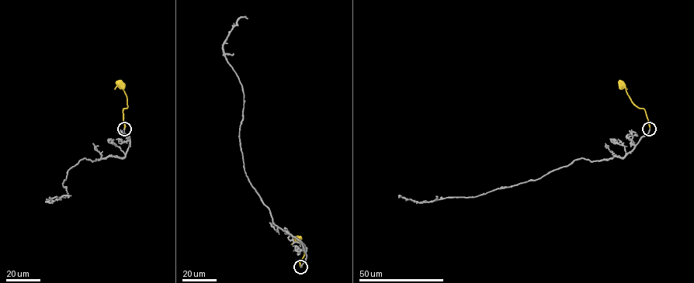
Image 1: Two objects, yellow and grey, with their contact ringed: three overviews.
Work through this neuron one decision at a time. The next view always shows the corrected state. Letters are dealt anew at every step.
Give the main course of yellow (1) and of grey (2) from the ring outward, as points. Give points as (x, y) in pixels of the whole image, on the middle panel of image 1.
1: (300, 267), (300, 262), (304, 252), (298, 239)
2: (300, 267), (303, 243), (274, 223), (244, 170), (243, 88), (223, 47), (237, 21), (248, 18)

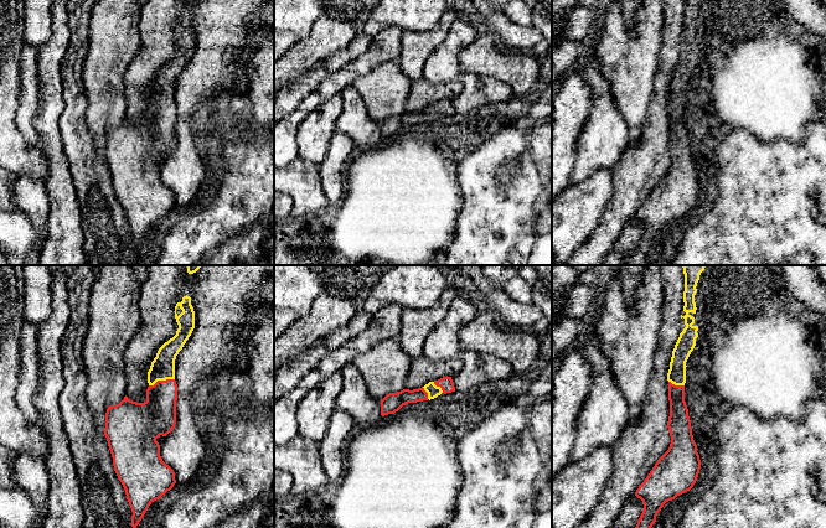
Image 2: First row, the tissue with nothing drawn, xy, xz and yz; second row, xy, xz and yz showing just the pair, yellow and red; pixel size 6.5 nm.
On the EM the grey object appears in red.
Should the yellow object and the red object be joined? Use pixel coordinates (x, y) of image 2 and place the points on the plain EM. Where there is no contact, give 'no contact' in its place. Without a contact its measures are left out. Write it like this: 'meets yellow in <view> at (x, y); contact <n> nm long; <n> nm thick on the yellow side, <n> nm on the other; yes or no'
meets yellow in xy at (161, 102); contact 180 nm long; 160 nm thick on the yellow side, 240 nm on the other; yes

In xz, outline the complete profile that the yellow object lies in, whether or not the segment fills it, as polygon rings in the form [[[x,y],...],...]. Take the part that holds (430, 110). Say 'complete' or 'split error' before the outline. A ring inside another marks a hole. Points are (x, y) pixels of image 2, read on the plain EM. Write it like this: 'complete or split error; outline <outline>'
split error; outline [[[443,99],[435,104],[429,104],[418,112],[403,112],[397,115],[389,115],[381,123],[381,138],[394,136],[403,128],[408,125],[417,125],[423,123],[430,123],[440,118],[442,115],[455,114],[455,109],[451,99]]]

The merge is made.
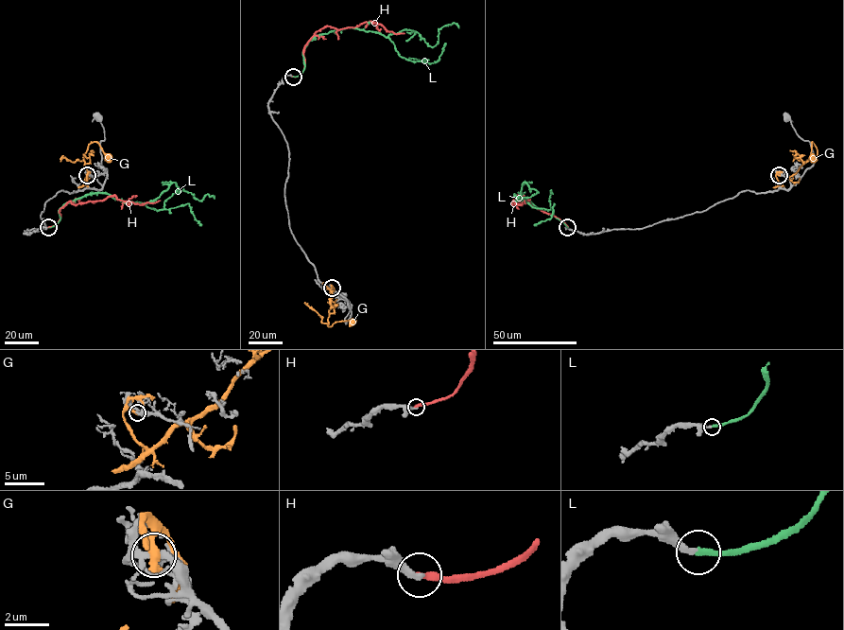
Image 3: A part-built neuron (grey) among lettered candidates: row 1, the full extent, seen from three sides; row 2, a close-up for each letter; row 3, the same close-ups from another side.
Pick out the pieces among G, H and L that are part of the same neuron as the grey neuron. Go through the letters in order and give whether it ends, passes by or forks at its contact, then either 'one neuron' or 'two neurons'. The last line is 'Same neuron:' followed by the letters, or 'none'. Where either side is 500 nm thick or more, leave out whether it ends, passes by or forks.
G: it ends; two neurons
H: it ends; two neurons
L: it ends; one neuron
Same neuron: L

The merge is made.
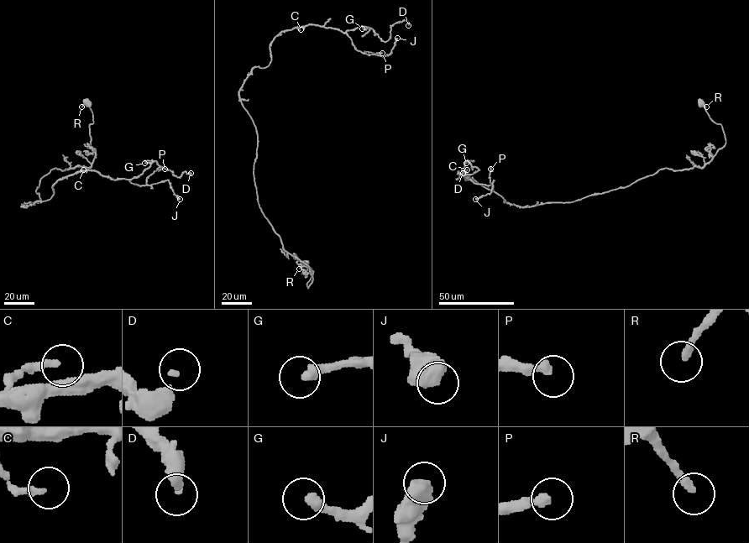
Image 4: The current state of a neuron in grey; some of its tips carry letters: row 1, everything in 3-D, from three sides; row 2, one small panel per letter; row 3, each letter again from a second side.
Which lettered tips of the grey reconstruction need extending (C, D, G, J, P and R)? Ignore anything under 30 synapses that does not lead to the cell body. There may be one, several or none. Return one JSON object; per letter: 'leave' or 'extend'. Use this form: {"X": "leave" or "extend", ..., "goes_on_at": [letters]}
{"C": "leave", "D": "leave", "G": "leave", "J": "leave", "P": "leave", "R": "leave", "goes_on_at": []}

